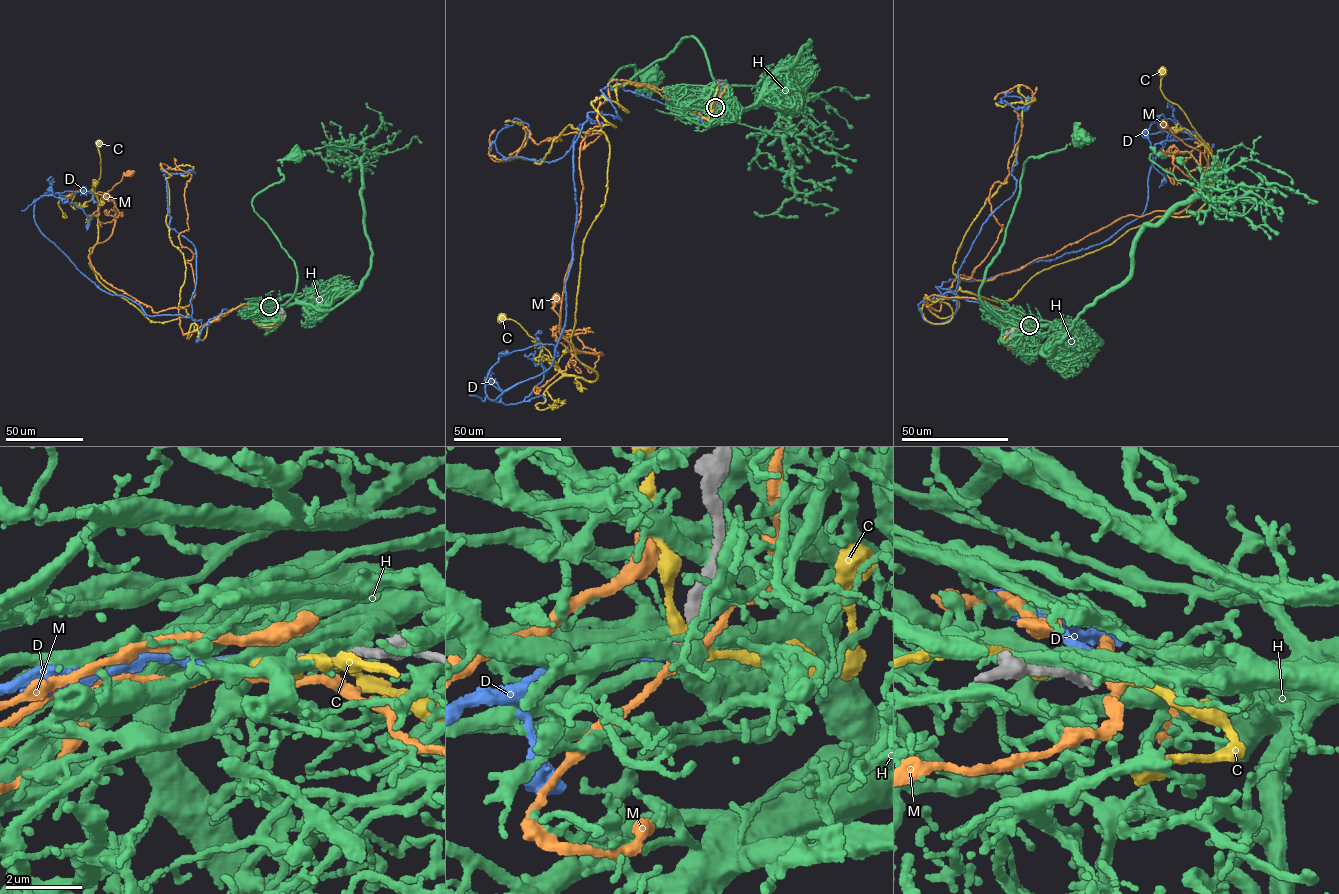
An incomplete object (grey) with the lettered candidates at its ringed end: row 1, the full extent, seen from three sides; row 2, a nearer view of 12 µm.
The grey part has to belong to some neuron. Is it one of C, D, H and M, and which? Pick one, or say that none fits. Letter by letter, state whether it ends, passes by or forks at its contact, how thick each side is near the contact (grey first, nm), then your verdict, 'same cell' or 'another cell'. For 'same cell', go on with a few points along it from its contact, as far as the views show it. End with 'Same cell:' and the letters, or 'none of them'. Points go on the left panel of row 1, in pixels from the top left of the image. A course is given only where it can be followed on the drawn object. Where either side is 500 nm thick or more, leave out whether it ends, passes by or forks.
C: it passes by | 320/280 nm | another cell
D: it ends | 260/300 nm | same cell | via (269, 307), (223, 309), (197, 342), (201, 320), (98, 288), (34, 214), (66, 191), (96, 203)
H: it passes by | 300/440 nm | another cell
M: it passes by | 260/300 nm | another cell
Same cell: D

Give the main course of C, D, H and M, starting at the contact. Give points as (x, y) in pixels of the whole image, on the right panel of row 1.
C: (1029, 325), (1004, 344), (1022, 333), (988, 303), (921, 308), (1013, 299), (1203, 206), (1214, 160), (1163, 71)
D: (1029, 325), (918, 306), (939, 324), (944, 282), (1107, 241), (1167, 134), (1200, 136), (1153, 151)
H: (1029, 325), (997, 319), (979, 287), (1002, 246), (1025, 163), (1075, 138)
M: (1029, 325), (1008, 350), (995, 306), (925, 298), (1179, 213), (1200, 152), (1163, 126)

